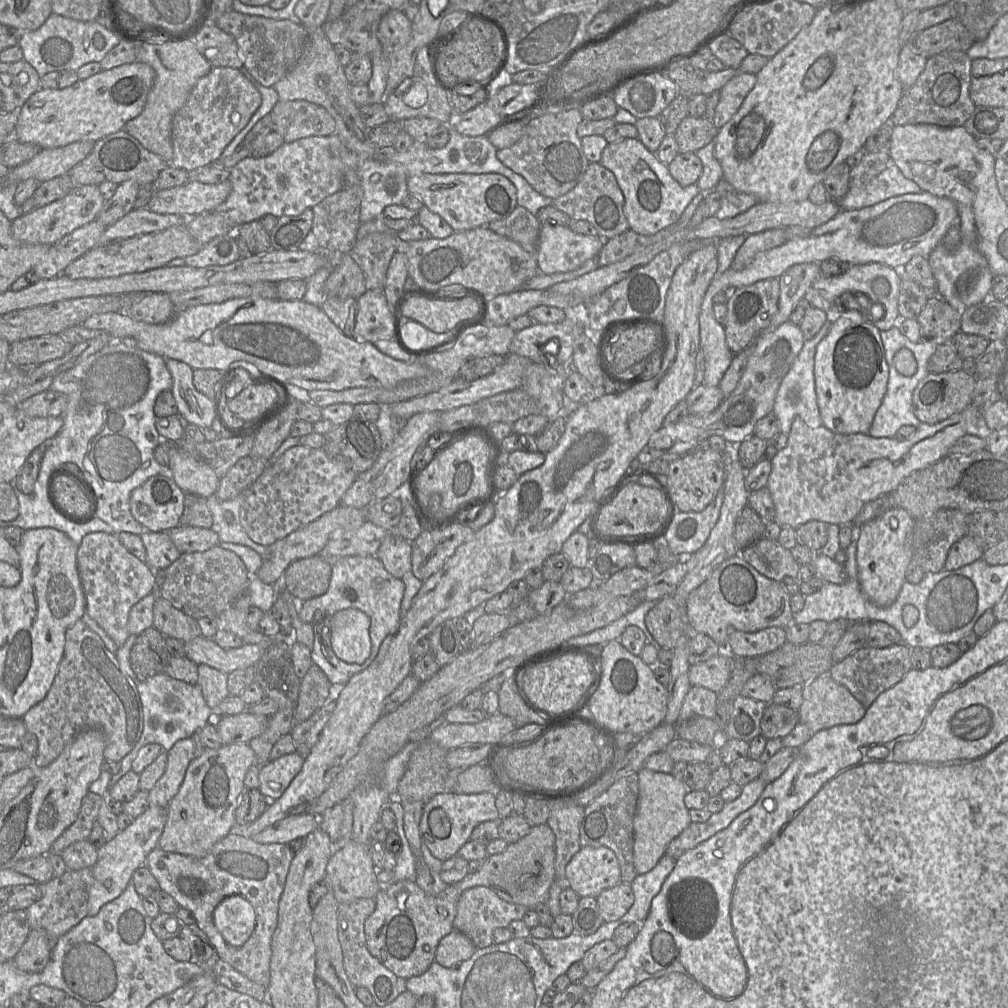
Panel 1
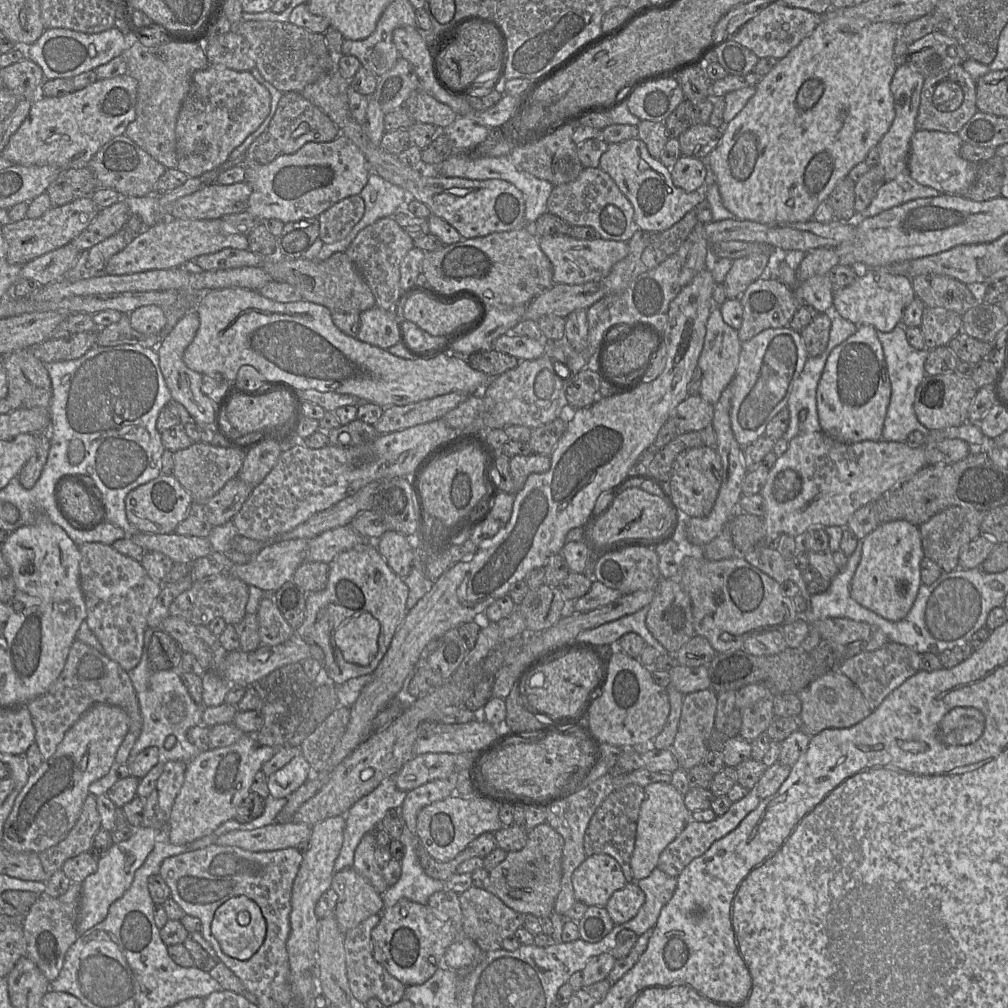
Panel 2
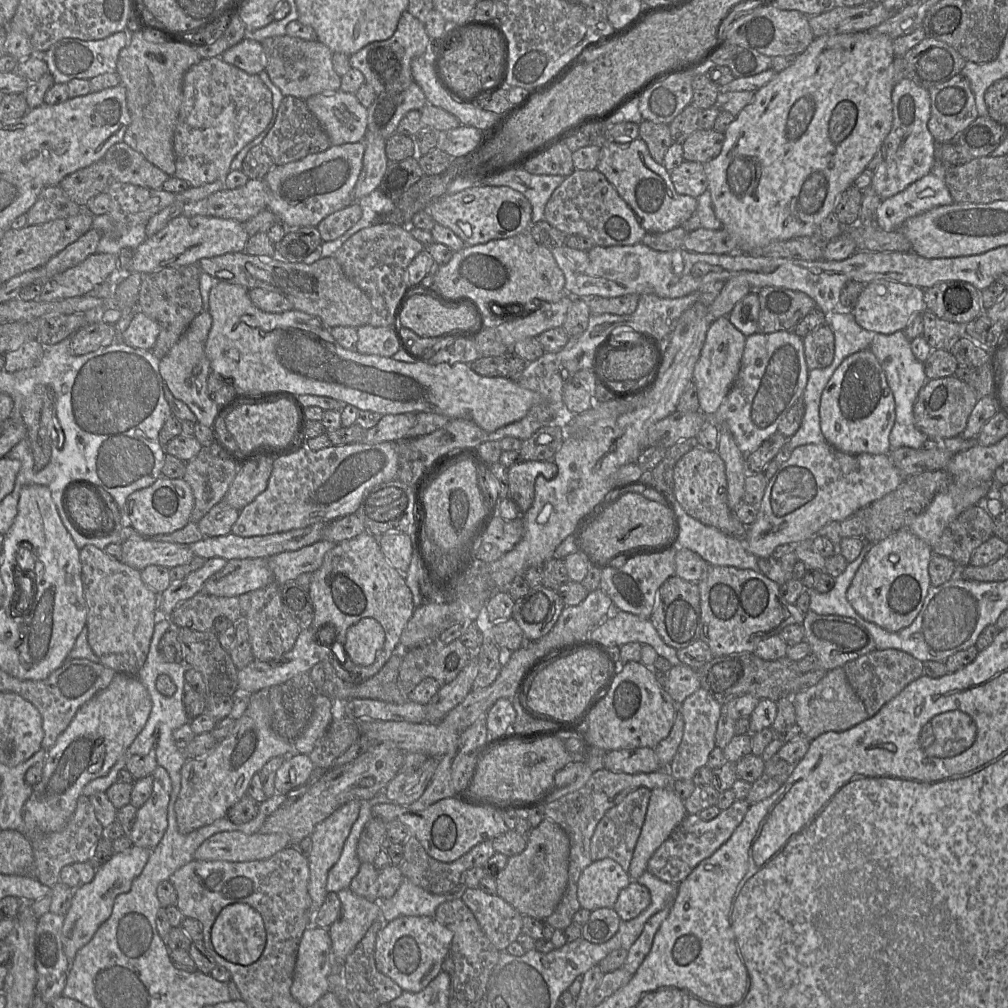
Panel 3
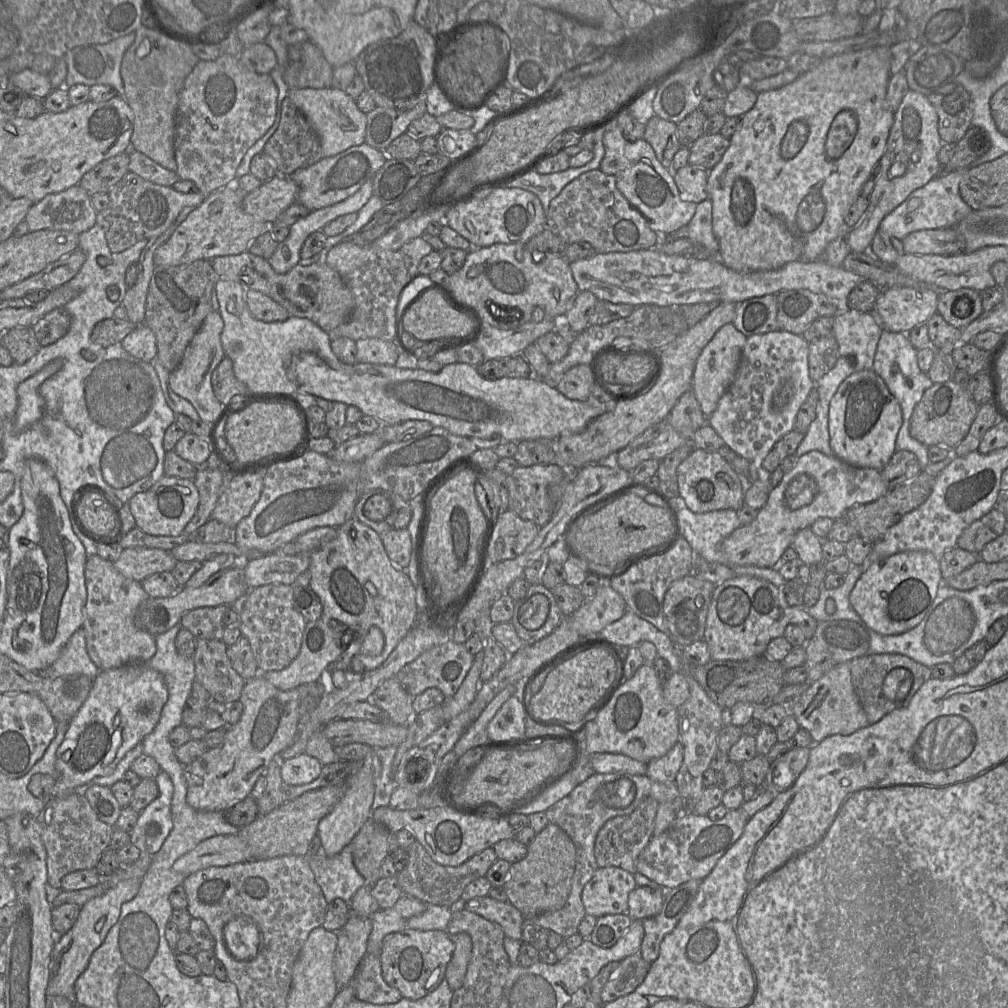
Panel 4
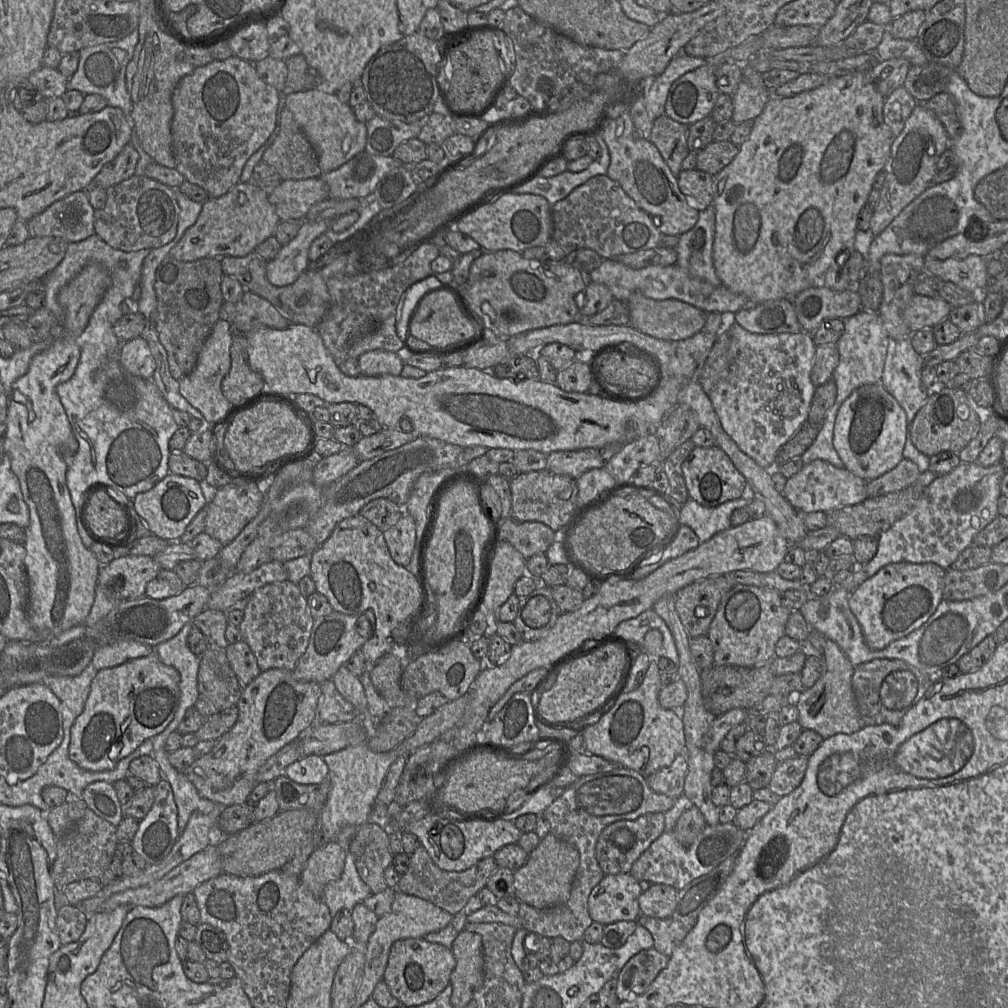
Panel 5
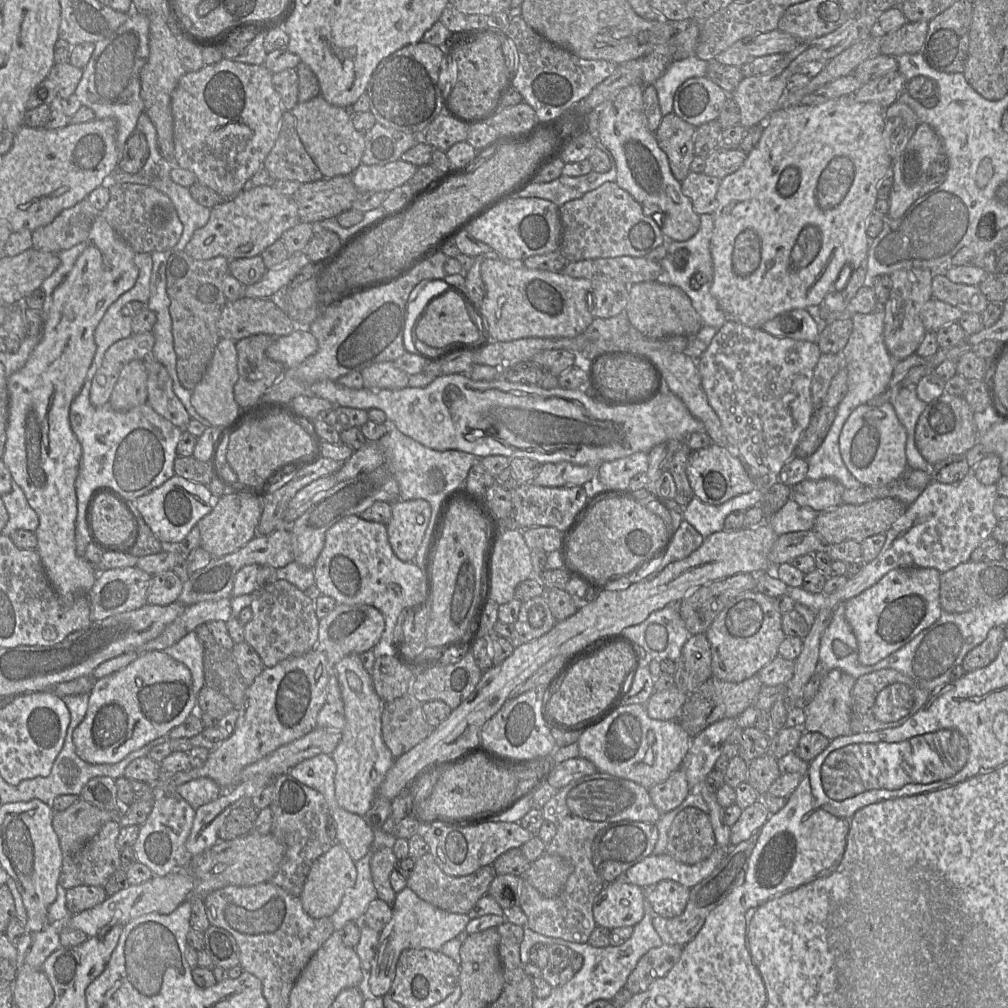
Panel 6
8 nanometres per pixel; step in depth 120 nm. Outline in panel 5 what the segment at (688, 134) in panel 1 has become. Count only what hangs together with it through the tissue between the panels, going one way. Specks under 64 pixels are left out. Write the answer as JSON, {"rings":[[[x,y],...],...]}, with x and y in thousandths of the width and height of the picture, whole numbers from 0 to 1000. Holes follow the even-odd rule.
{"rings":[[[706,140],[690,154],[690,168],[710,174],[732,153],[733,146],[723,140]]]}

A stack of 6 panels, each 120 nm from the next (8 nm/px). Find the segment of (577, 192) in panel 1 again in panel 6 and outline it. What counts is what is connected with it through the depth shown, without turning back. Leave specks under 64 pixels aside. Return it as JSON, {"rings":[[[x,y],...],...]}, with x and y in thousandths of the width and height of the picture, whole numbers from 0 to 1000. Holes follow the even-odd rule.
{"rings":[[[600,181],[574,197],[555,205],[558,231],[555,248],[563,260],[610,256],[639,255],[660,240],[647,213],[610,181]]]}

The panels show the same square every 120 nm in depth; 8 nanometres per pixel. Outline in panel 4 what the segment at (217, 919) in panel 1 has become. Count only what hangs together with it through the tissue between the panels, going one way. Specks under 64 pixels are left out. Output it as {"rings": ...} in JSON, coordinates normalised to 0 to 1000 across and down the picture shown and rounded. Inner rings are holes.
{"rings":[[[238,909],[227,914],[221,922],[221,930],[227,945],[237,953],[248,953],[256,945],[258,924],[247,910]]]}

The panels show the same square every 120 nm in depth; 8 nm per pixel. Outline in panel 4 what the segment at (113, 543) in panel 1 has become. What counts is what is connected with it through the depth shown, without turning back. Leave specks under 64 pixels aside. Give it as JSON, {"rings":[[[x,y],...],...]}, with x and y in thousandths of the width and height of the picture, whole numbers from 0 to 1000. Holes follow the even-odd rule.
{"rings":[[[89,551],[84,561],[86,597],[82,623],[85,643],[90,655],[99,666],[131,658],[146,658],[155,648],[154,631],[133,620],[137,601],[148,591],[141,578],[120,569],[112,558]]]}

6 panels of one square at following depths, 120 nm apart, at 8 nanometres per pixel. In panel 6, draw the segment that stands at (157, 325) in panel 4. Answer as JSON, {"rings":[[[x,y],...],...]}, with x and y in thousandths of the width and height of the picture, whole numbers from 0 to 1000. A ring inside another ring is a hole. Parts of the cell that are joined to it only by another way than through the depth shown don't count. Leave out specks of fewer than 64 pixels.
{"rings":[[[183,248],[173,250],[166,259],[165,290],[169,297],[175,368],[180,382],[188,388],[200,376],[219,335],[215,317],[225,301],[221,277],[227,271],[227,260],[228,257],[221,254],[194,258]]]}

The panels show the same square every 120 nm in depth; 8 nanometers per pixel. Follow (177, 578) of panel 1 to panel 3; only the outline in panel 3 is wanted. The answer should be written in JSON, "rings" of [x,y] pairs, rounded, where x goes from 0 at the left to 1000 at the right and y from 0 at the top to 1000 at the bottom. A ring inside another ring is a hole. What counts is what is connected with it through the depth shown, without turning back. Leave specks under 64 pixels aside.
{"rings":[[[198,586],[177,599],[168,614],[173,622],[209,626],[212,615],[218,611],[223,611],[230,619],[240,613],[236,592],[212,591]]]}

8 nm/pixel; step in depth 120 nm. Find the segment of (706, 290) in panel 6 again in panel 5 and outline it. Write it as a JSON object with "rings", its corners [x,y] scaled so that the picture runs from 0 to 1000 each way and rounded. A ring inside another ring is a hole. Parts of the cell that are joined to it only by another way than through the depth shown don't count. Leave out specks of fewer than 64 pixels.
{"rings":[[[704,203],[693,209],[692,219],[685,228],[674,233],[669,247],[672,251],[672,264],[690,276],[713,284],[716,280],[707,262],[708,229],[709,209]]]}

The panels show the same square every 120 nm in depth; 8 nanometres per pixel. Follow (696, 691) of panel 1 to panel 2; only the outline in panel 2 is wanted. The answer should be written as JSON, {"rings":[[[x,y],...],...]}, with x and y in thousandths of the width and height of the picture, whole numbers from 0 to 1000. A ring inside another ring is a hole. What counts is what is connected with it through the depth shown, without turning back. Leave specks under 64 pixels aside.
{"rings":[[[705,684],[679,689],[673,725],[666,740],[674,763],[697,758],[709,722],[711,696],[711,688]]]}

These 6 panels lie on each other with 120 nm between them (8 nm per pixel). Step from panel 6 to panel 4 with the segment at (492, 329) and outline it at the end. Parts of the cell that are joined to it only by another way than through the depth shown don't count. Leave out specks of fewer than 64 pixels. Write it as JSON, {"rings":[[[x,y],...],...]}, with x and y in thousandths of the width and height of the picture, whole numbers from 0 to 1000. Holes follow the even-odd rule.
{"rings":[[[522,240],[507,242],[493,241],[463,251],[458,266],[450,272],[445,273],[443,285],[453,298],[474,311],[479,321],[495,325],[493,324],[493,320],[488,318],[491,314],[486,311],[487,301],[502,307],[503,310],[516,309],[517,322],[528,318],[528,311],[531,306],[537,306],[540,309],[540,317],[558,317],[574,290],[564,261],[561,257],[561,249],[559,254],[550,251],[540,251],[535,248],[526,249]]]}

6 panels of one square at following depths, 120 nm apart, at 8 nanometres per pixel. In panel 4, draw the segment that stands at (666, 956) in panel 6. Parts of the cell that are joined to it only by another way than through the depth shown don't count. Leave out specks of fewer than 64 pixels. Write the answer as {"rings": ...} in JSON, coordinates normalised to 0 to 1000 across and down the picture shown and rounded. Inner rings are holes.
{"rings":[[[635,945],[628,946],[616,953],[614,960],[600,976],[596,984],[598,996],[627,985],[640,971],[646,956]]]}

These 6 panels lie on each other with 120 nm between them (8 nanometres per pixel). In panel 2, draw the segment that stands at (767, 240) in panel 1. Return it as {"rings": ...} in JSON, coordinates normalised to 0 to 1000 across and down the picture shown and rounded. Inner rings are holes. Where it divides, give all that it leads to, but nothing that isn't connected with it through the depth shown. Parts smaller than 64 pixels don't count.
{"rings":[[[748,252],[727,258],[726,264],[717,279],[721,297],[732,296],[741,285],[759,273],[763,254]]]}

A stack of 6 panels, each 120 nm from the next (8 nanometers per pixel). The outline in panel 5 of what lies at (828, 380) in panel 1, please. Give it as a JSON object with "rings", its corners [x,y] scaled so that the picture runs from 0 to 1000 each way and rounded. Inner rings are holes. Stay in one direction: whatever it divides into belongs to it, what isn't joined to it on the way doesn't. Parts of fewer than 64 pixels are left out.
{"rings":[[[874,380],[848,386],[833,403],[827,423],[826,442],[838,464],[864,477],[885,466],[897,454],[899,410]]]}

